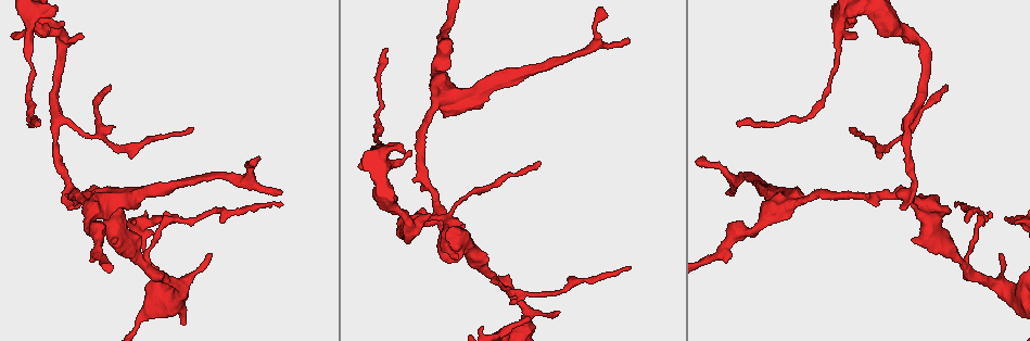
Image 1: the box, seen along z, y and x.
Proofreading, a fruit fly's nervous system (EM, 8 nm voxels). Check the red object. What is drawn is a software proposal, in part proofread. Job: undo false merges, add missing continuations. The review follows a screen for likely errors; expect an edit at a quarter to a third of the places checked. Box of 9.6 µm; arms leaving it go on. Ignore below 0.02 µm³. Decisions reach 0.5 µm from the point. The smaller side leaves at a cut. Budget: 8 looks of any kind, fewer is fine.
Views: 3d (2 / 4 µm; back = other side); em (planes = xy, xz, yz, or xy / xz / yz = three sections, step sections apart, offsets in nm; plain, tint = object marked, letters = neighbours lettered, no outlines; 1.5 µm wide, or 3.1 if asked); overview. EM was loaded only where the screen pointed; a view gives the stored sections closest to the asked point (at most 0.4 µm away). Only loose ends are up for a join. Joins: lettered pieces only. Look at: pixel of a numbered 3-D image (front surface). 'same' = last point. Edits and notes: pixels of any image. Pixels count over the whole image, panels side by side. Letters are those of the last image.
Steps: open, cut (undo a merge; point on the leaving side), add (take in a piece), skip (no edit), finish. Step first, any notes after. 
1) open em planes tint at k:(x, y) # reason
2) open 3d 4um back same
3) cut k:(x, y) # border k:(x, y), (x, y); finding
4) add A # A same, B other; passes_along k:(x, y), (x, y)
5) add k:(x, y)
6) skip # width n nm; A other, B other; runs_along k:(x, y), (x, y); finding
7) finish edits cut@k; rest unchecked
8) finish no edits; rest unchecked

open 3d 4um at 1:(739, 126) # end of a long branch

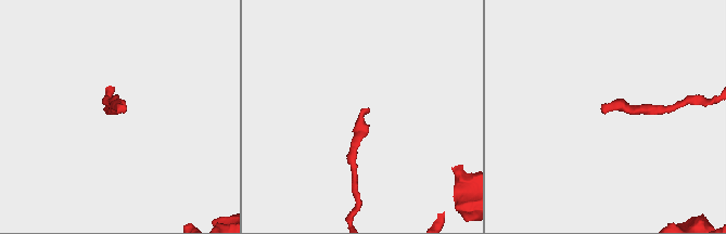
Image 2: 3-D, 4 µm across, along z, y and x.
open em planes letters at 2:(604, 111) # need the tissue

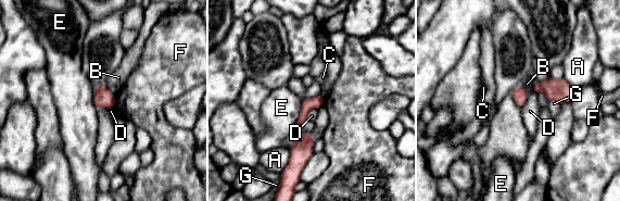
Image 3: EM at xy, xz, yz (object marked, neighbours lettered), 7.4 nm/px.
skip # A other, B other, C other, D other, E other, F other, G other; border 3:(318, 107), (307, 113), (306, 120); no lettered piece goes on from it

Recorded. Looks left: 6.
open 3d 4um at 1:(456, 257) # an open end

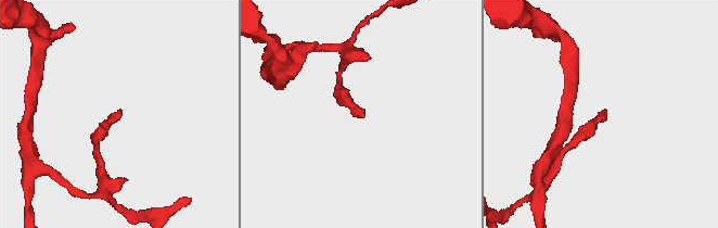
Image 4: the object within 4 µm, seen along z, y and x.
open em planes tint at 4:(606, 111) # shape alone is not enough

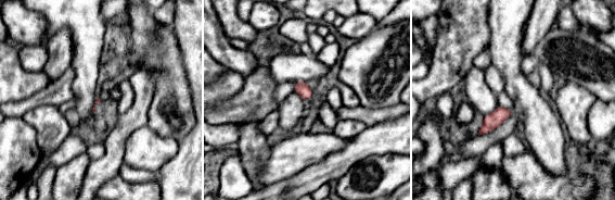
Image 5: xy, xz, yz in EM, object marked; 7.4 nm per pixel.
open em planes letters same

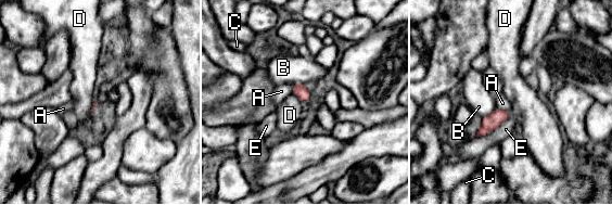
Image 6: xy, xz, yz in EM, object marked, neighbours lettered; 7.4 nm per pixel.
skip # longest_contact E 320 nm; A other, B other, C other, D other, E other; border 6:(292, 93), (302, 103); none of them fits

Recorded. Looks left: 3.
open em xy step 8 tint at 1:(1000, 253) # free end

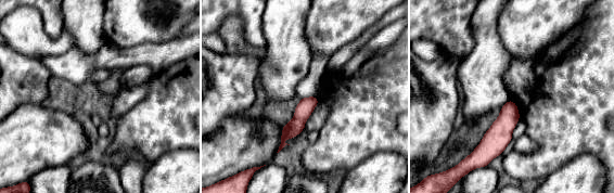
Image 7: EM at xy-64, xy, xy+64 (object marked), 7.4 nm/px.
open em planes letters same

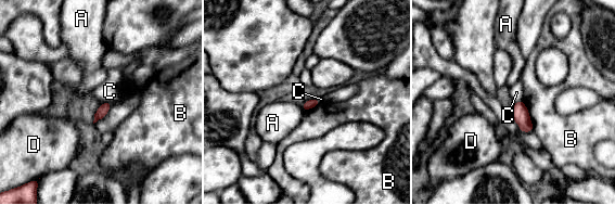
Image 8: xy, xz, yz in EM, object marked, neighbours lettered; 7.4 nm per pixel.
skip # A other, B other, C other, D other; border 8:(111, 102), (101, 103); no lettered piece goes on from it

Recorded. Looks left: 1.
open em xz step 8 letters at 1:(411, 150) # an open end

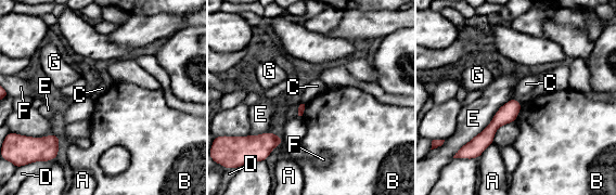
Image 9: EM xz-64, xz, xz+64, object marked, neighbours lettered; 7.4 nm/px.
skip # longest_contact E 550 nm; A other, B other, C other, D other, E other, F other, G other; none of them fits

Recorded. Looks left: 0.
finish no edits; rest unchecked

